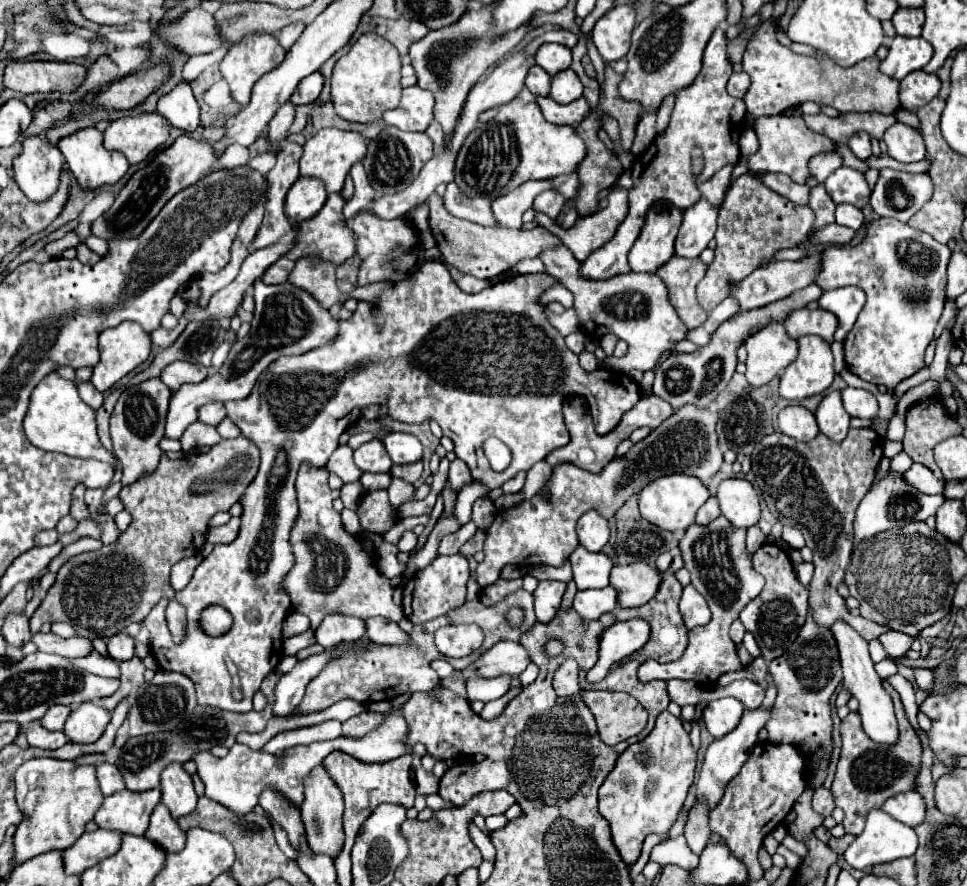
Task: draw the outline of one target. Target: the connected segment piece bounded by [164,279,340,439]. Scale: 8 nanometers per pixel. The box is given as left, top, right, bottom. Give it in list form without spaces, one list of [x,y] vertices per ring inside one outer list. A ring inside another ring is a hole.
[[[260,279],[254,283],[254,319],[250,333],[236,341],[220,367],[218,373],[206,377],[200,383],[188,383],[182,385],[176,393],[172,393],[170,409],[166,417],[166,437],[168,439],[180,439],[184,429],[198,419],[196,409],[198,405],[210,403],[210,401],[228,401],[228,399],[242,399],[248,397],[258,375],[280,355],[300,355],[310,349],[316,349],[320,345],[326,345],[338,337],[338,325],[328,309],[324,309],[308,291],[298,289],[292,283],[278,283],[278,285],[266,285]]]

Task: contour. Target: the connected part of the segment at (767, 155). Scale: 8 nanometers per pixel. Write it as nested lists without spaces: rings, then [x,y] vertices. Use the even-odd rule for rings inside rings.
[[[746,113],[746,119],[752,123],[756,135],[758,135],[758,151],[748,155],[748,169],[750,171],[772,171],[772,173],[786,173],[792,177],[792,181],[796,183],[804,183],[810,173],[808,173],[808,159],[822,153],[822,151],[834,151],[834,141],[828,139],[826,135],[814,133],[812,129],[808,129],[808,125],[804,123],[802,115],[792,115],[792,117],[784,117],[784,115],[774,115],[774,117],[754,117],[750,113]]]

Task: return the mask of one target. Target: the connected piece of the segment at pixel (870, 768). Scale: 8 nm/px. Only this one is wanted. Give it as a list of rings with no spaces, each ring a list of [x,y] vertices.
[[[884,683],[884,689],[890,693],[896,713],[898,713],[898,727],[900,727],[900,737],[894,745],[878,745],[864,733],[861,718],[858,713],[850,713],[840,727],[842,733],[842,753],[838,759],[838,769],[836,777],[832,783],[832,795],[836,801],[836,807],[844,811],[844,821],[842,825],[846,827],[846,833],[860,835],[864,831],[866,817],[872,809],[882,807],[882,803],[898,793],[904,791],[914,791],[916,789],[916,779],[918,779],[918,767],[920,767],[920,757],[922,757],[922,747],[920,739],[914,733],[912,725],[906,719],[900,695],[890,683]]]

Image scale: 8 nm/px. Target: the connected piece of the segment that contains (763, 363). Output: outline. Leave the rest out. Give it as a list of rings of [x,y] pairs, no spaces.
[[[766,325],[746,339],[746,379],[754,387],[766,385],[772,377],[780,375],[798,355],[798,343],[790,339],[784,325]]]

